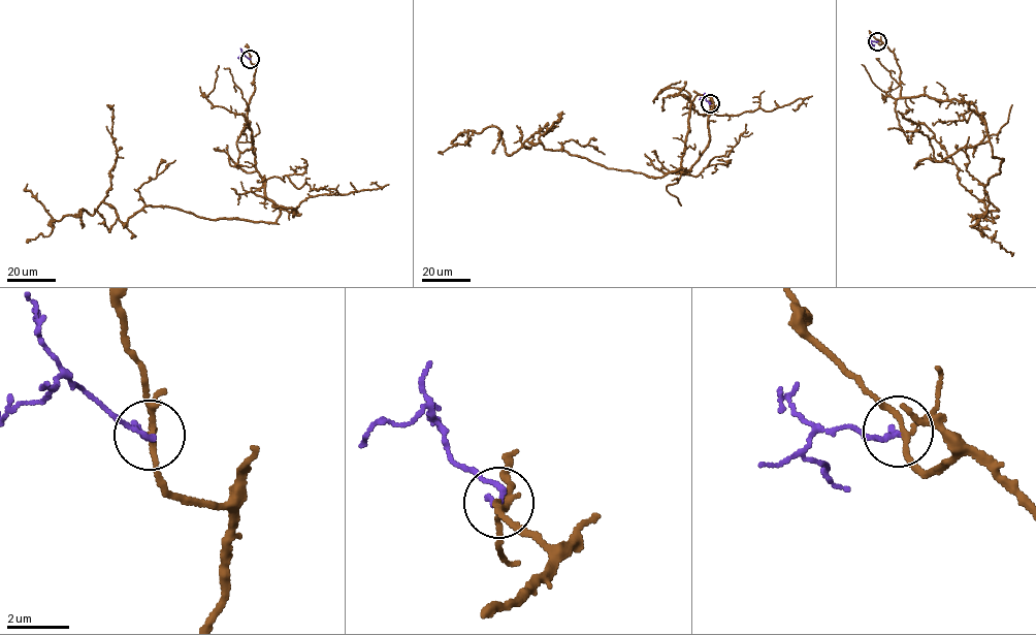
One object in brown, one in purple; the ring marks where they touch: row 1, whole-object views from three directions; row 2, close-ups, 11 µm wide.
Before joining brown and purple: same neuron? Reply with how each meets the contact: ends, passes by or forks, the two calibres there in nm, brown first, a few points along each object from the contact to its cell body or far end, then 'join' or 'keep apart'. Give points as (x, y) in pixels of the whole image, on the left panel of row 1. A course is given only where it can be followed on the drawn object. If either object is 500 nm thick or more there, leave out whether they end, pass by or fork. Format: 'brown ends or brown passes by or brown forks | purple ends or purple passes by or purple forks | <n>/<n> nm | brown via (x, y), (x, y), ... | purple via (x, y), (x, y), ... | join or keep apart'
brown forks | purple ends | 140/200 nm | brown via (250, 59), (247, 121), (274, 222), (150, 205), (124, 223), (102, 202), (57, 221), (27, 183) | purple via (250, 59), (243, 55), (237, 57) | keep apart

